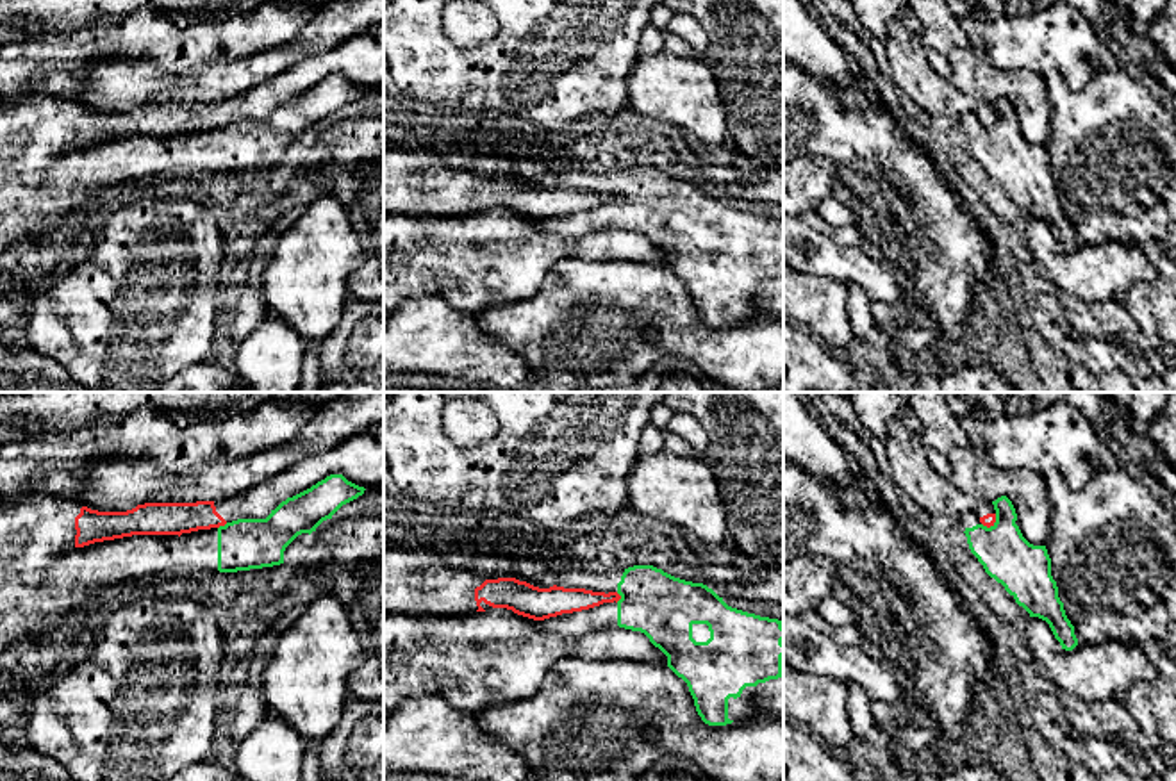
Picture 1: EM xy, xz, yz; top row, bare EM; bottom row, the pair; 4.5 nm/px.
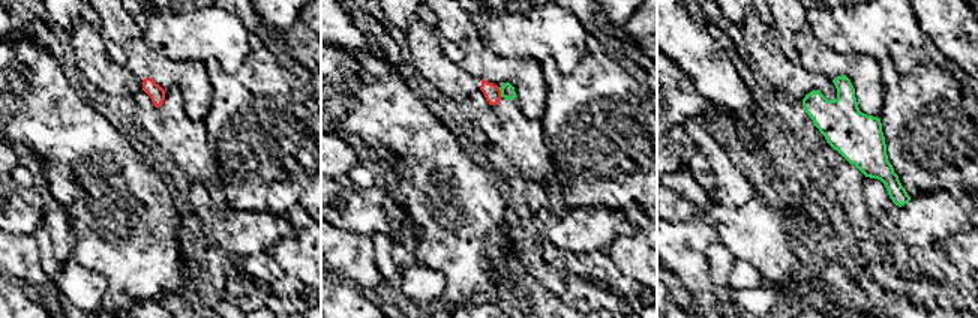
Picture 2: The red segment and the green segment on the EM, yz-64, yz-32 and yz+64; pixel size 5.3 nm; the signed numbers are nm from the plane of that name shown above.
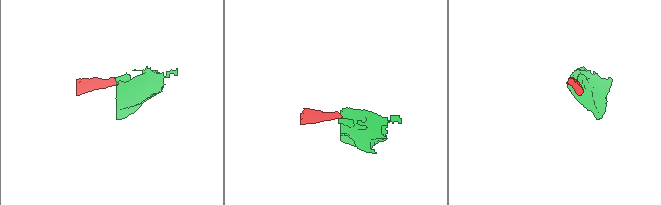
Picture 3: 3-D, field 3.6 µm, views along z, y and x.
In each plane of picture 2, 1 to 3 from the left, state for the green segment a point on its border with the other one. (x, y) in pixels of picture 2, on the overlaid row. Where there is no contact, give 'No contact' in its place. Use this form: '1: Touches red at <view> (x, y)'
1: No contact
2: Touches red at yz-32 (500, 92)
3: No contact

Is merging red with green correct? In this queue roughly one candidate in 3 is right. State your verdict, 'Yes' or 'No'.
No

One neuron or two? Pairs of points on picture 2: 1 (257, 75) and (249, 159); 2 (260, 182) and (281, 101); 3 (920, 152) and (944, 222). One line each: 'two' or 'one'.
1: one
2: one
3: two

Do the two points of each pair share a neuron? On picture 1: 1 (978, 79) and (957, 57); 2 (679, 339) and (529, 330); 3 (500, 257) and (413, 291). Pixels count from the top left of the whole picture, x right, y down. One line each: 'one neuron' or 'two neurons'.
1: one neuron
2: one neuron
3: one neuron

